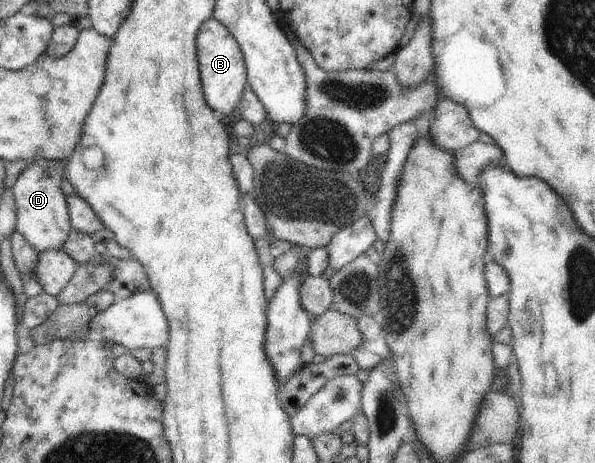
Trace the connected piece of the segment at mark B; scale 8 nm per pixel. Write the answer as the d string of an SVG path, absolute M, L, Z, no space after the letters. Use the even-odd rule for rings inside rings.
M212 16L202 23L195 40L199 78L206 103L214 112L230 115L239 107L242 94L248 87L244 54L230 31Z

